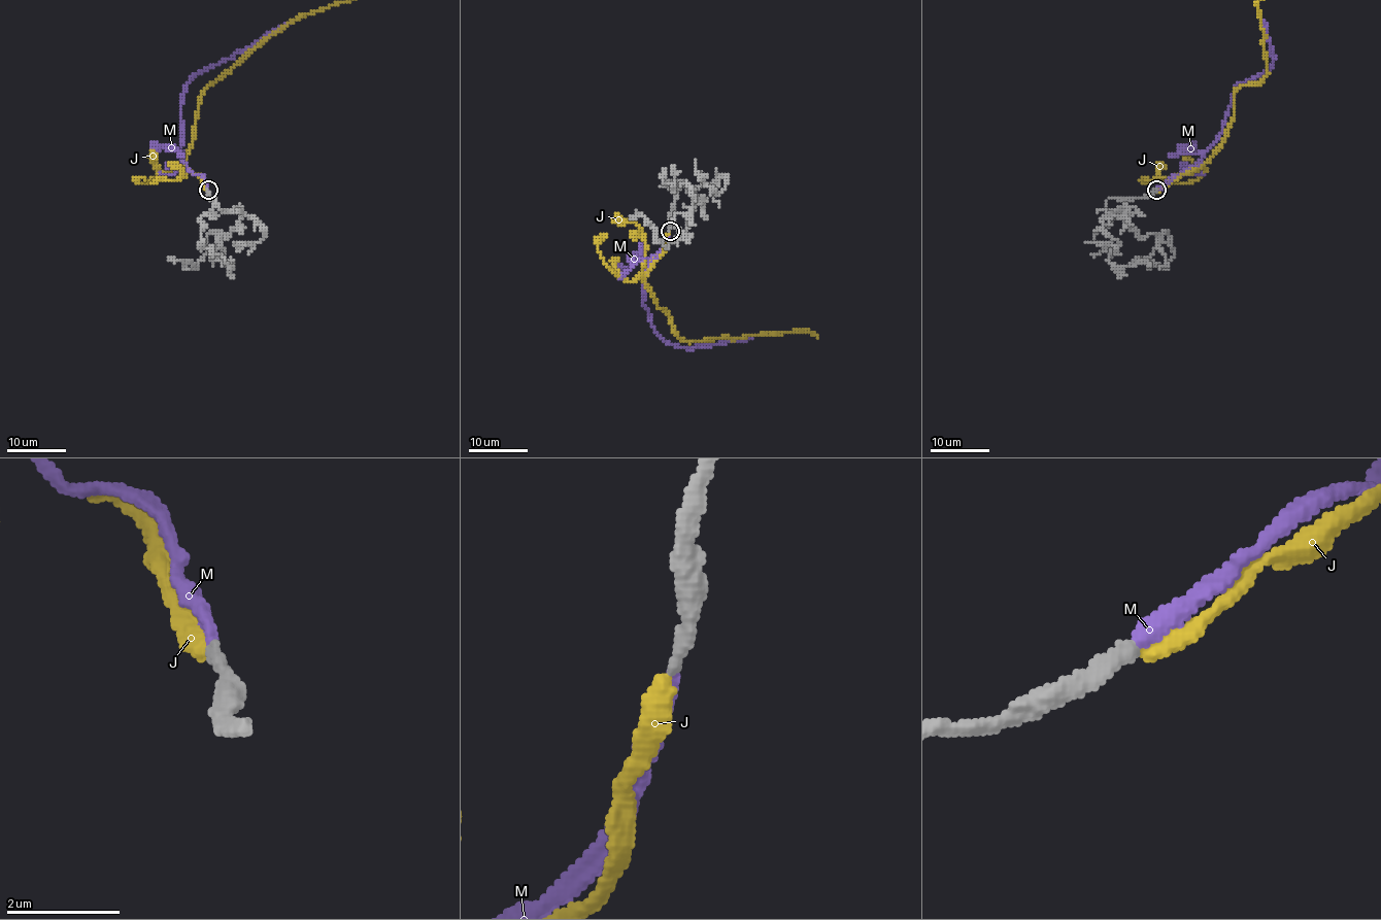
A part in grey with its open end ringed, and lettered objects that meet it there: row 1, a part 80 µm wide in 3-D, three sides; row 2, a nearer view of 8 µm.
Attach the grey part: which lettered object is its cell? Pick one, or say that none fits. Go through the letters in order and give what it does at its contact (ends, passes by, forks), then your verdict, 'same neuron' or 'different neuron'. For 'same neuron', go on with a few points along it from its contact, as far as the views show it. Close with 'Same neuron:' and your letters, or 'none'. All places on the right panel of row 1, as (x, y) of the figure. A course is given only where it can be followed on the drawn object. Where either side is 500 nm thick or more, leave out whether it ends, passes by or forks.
J: it ends | different neuron
M: it ends | same neuron | via (1155, 190), (1199, 160), (1221, 130), (1230, 96), (1240, 82), (1256, 76), (1273, 62), (1262, 21)
Same neuron: M

